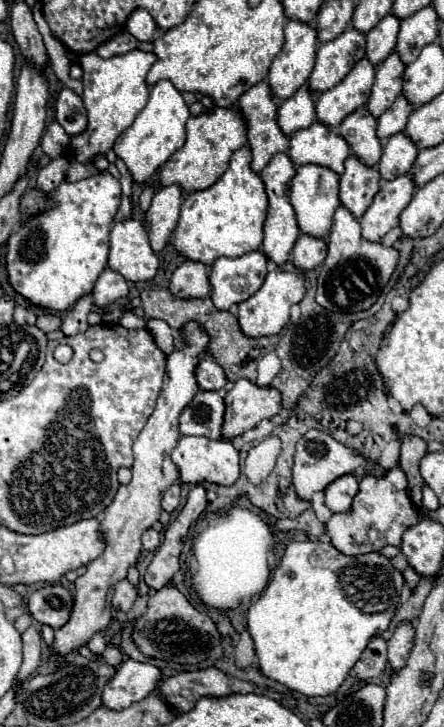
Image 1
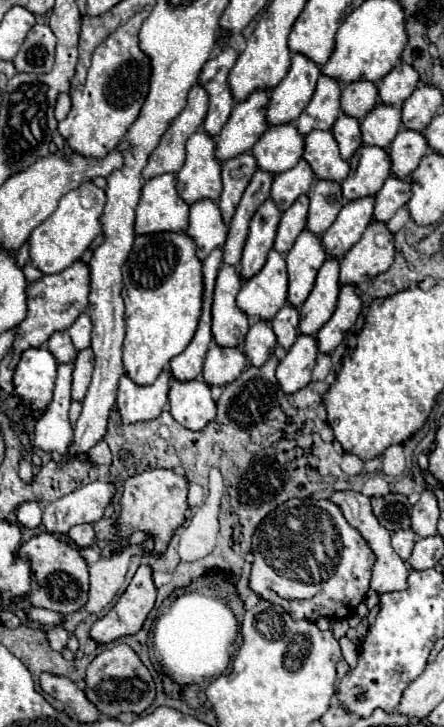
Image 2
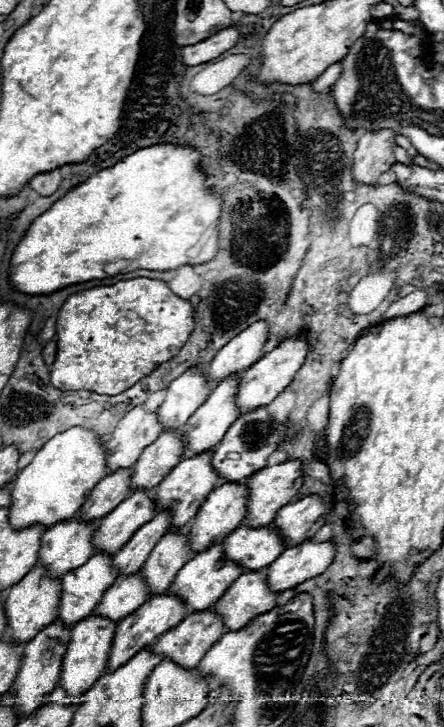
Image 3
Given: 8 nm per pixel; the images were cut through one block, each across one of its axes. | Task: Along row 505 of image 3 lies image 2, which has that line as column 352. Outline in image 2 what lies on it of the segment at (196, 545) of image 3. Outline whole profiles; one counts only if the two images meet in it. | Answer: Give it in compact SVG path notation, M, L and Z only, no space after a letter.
M360 198L354 202L348 202L334 224L320 236L320 242L328 254L328 258L340 260L350 246L354 246L366 226L372 222L372 210L374 210L374 198Z

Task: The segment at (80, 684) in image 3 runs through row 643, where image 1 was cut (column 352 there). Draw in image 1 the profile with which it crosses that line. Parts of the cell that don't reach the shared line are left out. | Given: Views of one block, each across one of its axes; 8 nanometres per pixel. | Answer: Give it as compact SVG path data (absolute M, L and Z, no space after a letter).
M362 58L338 86L316 96L316 120L330 128L338 126L348 114L368 102L372 82L374 66Z

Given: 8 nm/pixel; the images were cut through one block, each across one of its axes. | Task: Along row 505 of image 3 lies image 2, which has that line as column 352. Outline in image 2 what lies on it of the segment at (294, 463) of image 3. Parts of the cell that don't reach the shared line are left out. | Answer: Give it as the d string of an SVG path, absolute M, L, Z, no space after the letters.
M372 222L366 232L362 234L360 242L354 244L340 260L340 286L360 286L362 282L386 272L394 260L394 240L392 234L388 232L386 224L382 222Z

